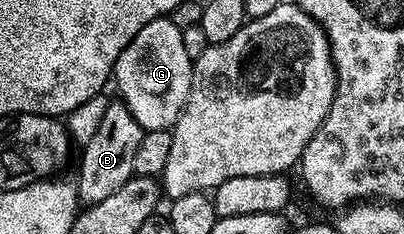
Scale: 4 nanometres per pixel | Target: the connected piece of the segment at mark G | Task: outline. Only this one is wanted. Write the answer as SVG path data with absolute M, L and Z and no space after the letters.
M163 18L148 22L148 26L144 26L144 30L140 30L140 34L132 38L132 42L128 42L128 46L122 51L114 67L112 80L115 85L118 83L117 95L132 112L132 118L136 118L136 122L140 122L142 129L148 132L161 128L173 129L175 120L186 105L194 73L192 57L188 54L188 50L184 50L182 28L174 25L172 21L173 19Z

